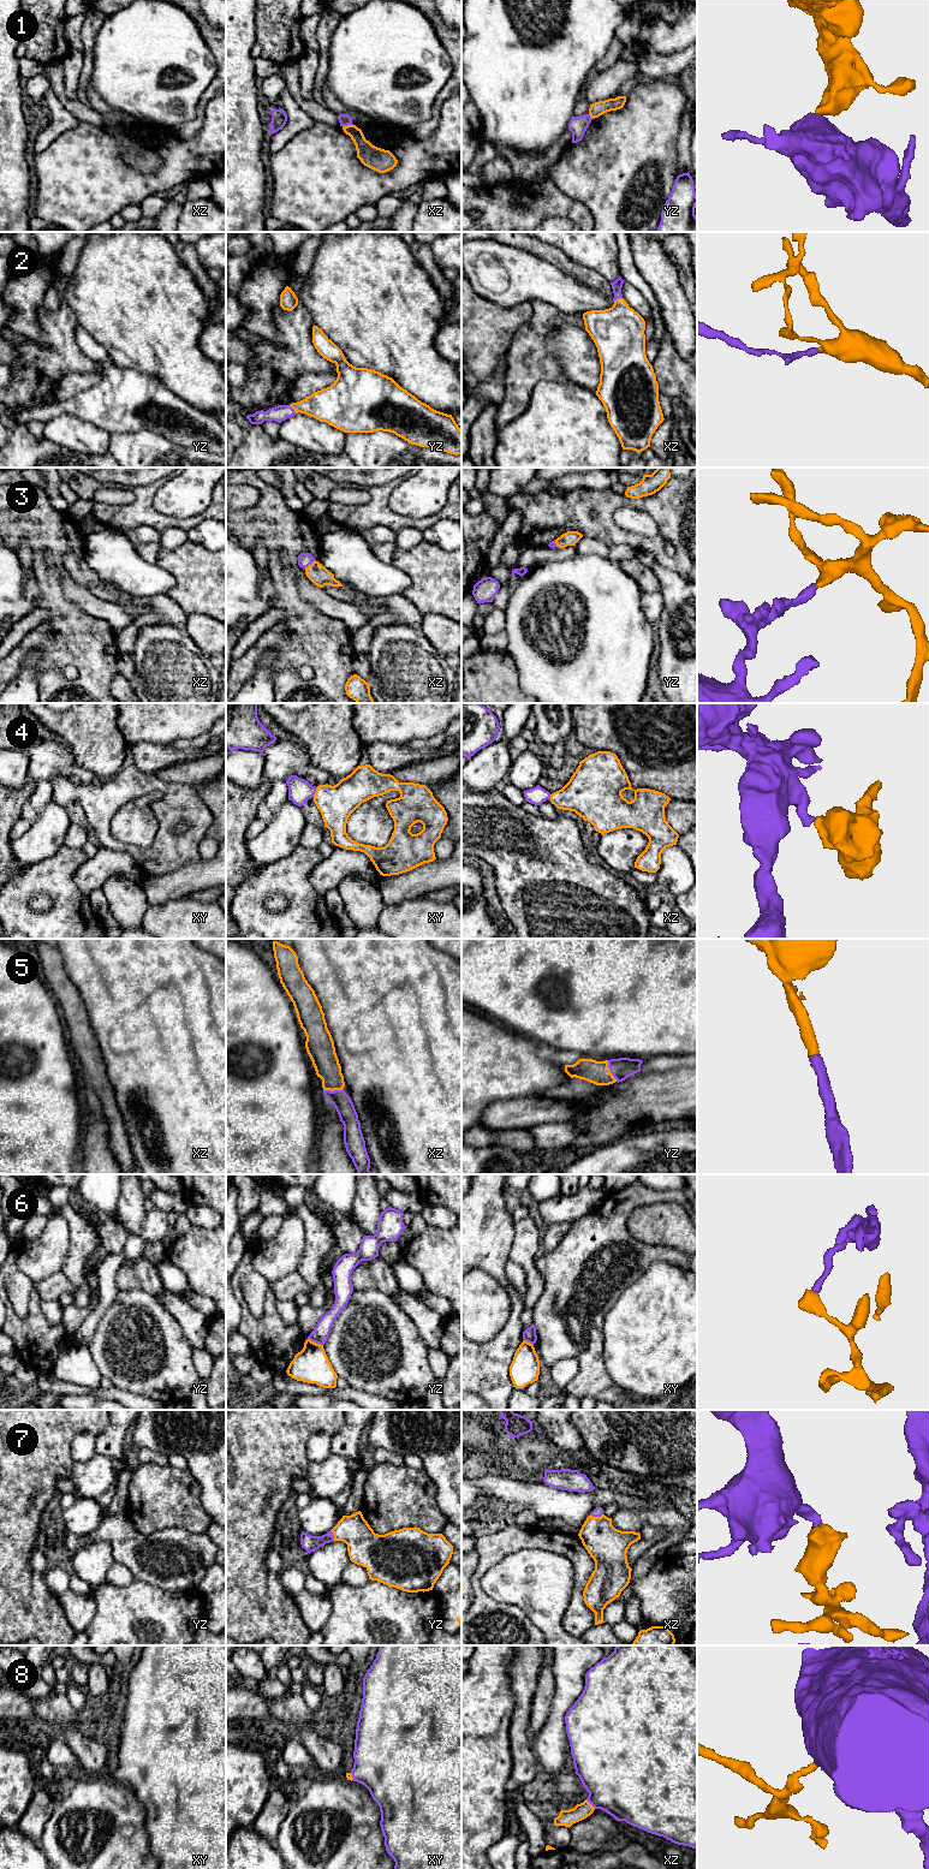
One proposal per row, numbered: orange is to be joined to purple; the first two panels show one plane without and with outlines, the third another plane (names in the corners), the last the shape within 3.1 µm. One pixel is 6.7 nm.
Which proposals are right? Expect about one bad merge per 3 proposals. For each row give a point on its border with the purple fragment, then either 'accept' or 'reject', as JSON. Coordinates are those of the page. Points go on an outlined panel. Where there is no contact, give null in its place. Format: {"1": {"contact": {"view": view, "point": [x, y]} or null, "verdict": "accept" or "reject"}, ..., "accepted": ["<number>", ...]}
{"1": {"contact": {"view": "xz", "point": [347, 124]}, "verdict": "reject"}, "2": {"contact": {"view": "yz", "point": [292, 409]}, "verdict": "accept"}, "3": {"contact": {"view": "xz", "point": [309, 564]}, "verdict": "accept"}, "4": {"contact": {"view": "xy", "point": [315, 791]}, "verdict": "accept"}, "5": {"contact": {"view": "yz", "point": [611, 1071]}, "verdict": "accept"}, "6": {"contact": {"view": "yz", "point": [315, 1341]}, "verdict": "reject"}, "7": {"contact": {"view": "xz", "point": [596, 1516]}, "verdict": "accept"}, "8": {"contact": {"view": "xz", "point": [590, 1803]}, "verdict": "accept"}, "accepted": ["2", "3", "4", "5", "7", "8"]}

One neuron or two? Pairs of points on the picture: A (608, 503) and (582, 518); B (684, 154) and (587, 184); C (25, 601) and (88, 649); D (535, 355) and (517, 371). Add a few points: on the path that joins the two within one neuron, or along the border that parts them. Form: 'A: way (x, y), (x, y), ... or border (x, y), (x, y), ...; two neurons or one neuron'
A: way (602, 504), (594, 512), (588, 513); one neuron
B: border (680, 129), (677, 143), (678, 173); two neurons
C: border (36, 577), (36, 605), (39, 607); two neurons
D: way (530, 359), (522, 368); one neuron

